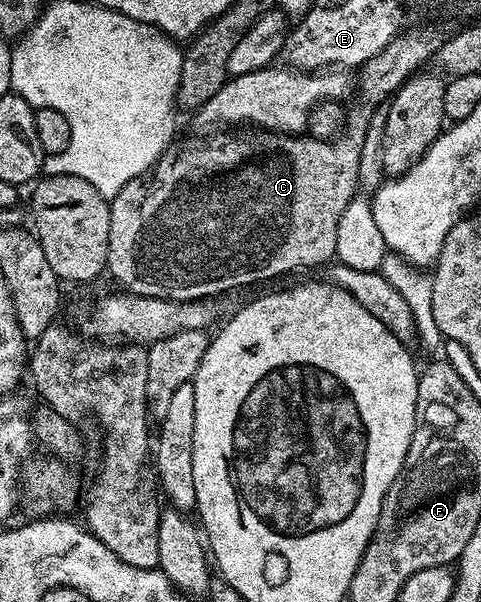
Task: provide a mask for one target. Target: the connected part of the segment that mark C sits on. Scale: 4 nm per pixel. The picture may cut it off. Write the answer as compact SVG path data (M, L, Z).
M414 26L411 28L403 29L402 33L398 35L397 38L393 38L388 44L388 48L384 48L384 52L376 52L376 56L372 56L372 60L368 60L360 68L360 73L362 75L357 75L356 78L356 94L357 97L362 97L362 103L359 106L349 107L348 113L346 115L346 123L344 127L344 133L341 136L334 138L329 141L322 141L318 138L311 136L295 136L292 134L280 134L277 132L246 132L250 134L238 134L242 132L210 132L207 138L194 138L191 142L186 142L183 146L175 145L173 148L166 151L161 158L158 159L157 164L153 168L146 171L146 173L139 176L139 178L133 178L128 180L128 184L124 184L124 188L120 188L120 192L116 192L114 198L109 199L110 204L110 223L108 224L108 260L106 261L106 270L108 274L111 274L116 281L119 282L121 289L123 291L129 292L131 294L139 294L145 298L171 298L174 302L195 302L197 298L214 298L222 294L225 290L238 290L241 286L250 286L253 282L266 282L269 278L278 278L281 274L290 274L293 270L310 270L313 266L319 266L319 268L325 267L327 264L333 263L336 258L337 246L337 228L340 225L340 218L344 214L345 208L348 207L349 202L354 198L355 195L359 193L360 183L358 177L360 176L360 152L364 148L364 140L371 133L370 131L370 117L374 114L374 106L381 107L383 103L387 101L393 94L397 92L401 86L403 86L409 78L415 77L423 69L422 66L425 62L429 63L433 59L435 52L442 47L443 42L446 41L448 37L447 31L442 31L438 26Z

